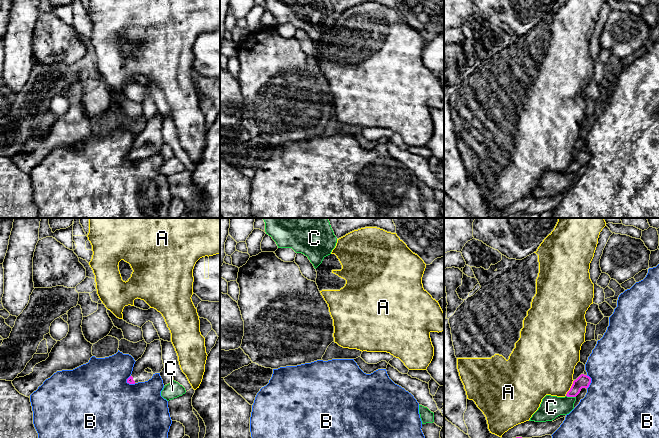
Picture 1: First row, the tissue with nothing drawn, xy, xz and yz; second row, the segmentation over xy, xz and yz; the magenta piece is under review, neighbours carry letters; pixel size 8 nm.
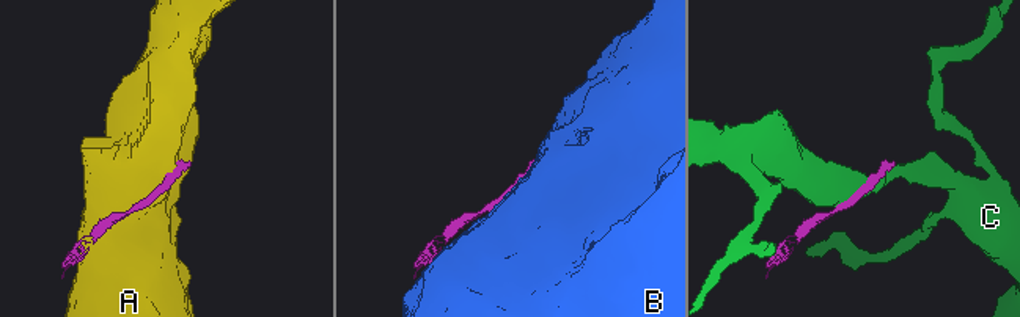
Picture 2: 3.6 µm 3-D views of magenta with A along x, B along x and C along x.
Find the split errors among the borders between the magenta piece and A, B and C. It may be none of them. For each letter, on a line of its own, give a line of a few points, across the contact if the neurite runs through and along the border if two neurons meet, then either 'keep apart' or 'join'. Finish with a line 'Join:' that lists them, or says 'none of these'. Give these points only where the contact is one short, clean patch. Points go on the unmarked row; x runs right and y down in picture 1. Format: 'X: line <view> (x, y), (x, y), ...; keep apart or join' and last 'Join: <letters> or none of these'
A: keep apart
B: keep apart
C: keep apart
Join: none of these

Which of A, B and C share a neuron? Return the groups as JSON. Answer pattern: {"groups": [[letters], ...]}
{"groups": [["A"], ["B"], ["C"]]}

